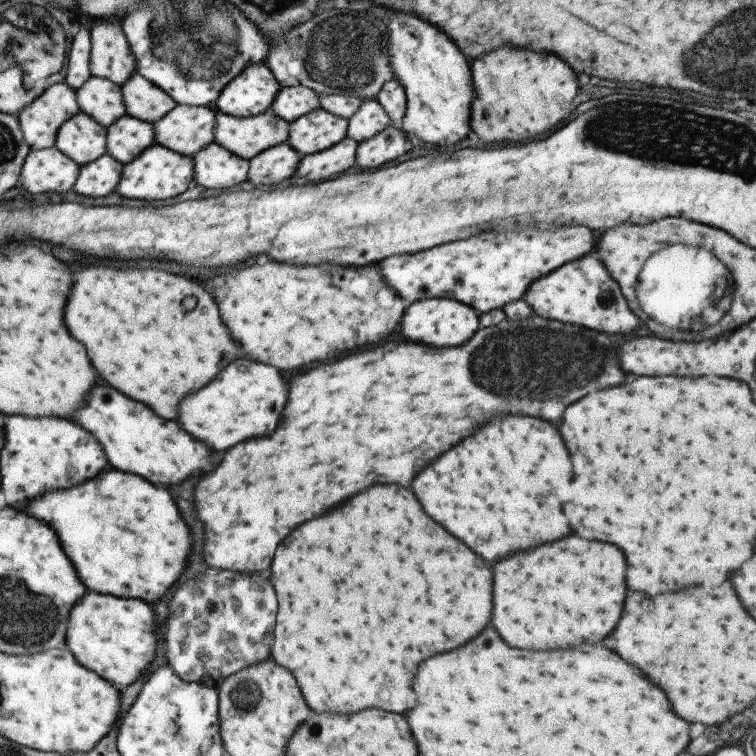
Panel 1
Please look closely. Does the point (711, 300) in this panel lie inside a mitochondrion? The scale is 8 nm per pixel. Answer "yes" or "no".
yes

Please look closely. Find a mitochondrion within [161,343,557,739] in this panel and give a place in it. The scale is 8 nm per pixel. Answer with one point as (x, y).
(247, 697)

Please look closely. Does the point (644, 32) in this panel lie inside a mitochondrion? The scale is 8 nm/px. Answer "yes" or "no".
no

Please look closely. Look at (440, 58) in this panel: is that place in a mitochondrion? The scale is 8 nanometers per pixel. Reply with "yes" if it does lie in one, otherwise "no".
no

